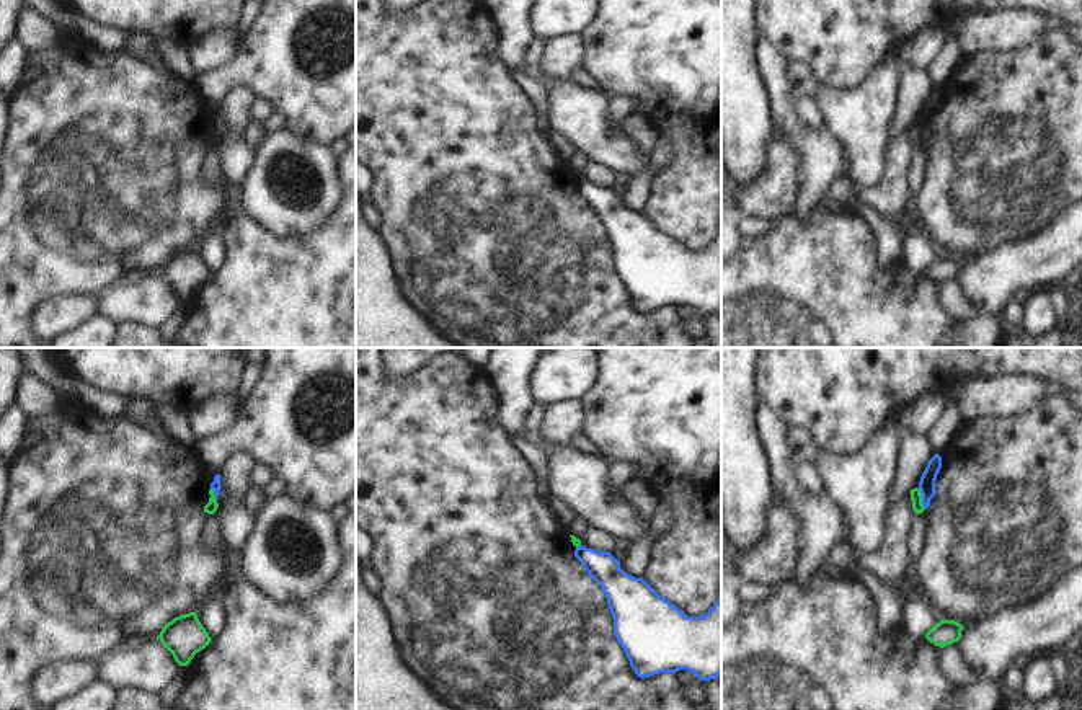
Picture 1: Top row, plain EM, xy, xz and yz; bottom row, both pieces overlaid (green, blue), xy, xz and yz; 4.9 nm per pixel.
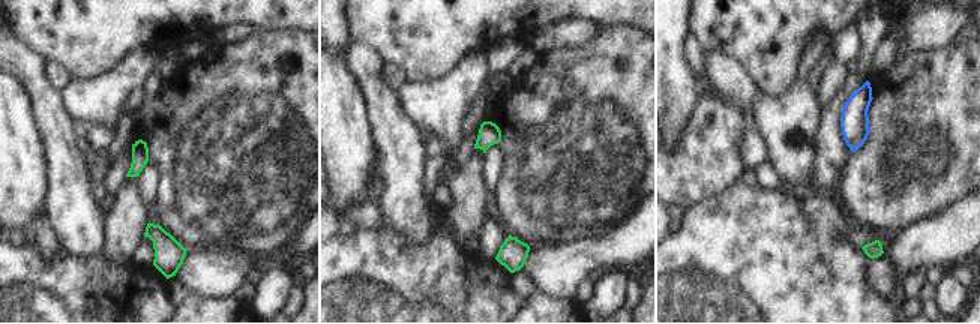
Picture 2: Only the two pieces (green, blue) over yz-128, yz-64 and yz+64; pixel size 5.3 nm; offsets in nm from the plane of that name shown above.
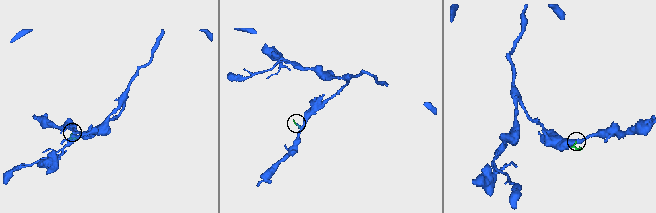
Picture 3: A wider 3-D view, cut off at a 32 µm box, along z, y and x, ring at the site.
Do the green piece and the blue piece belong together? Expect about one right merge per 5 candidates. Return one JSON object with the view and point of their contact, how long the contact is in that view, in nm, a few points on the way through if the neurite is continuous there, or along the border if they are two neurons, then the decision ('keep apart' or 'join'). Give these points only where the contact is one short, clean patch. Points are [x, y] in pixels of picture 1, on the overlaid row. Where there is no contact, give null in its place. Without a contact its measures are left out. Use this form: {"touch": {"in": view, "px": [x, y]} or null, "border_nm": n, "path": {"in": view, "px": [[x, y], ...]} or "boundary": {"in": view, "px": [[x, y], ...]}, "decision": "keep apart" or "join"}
{"touch": {"in": "yz", "px": [921, 498]}, "border_nm": 110, "boundary": {"in": "yz", "px": [[917, 488], [924, 508]]}, "decision": "keep apart"}

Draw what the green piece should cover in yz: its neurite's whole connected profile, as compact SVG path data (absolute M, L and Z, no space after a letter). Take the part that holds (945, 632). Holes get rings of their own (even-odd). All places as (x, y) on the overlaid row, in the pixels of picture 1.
M940 620L927 633L925 638L935 646L947 646L961 638L963 625L955 620Z

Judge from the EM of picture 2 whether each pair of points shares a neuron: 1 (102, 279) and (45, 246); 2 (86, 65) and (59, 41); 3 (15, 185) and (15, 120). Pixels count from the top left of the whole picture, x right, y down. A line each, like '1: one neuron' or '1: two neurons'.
1: two neurons
2: one neuron
3: one neuron

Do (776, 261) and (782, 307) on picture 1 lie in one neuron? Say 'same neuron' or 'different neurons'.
same neuron

